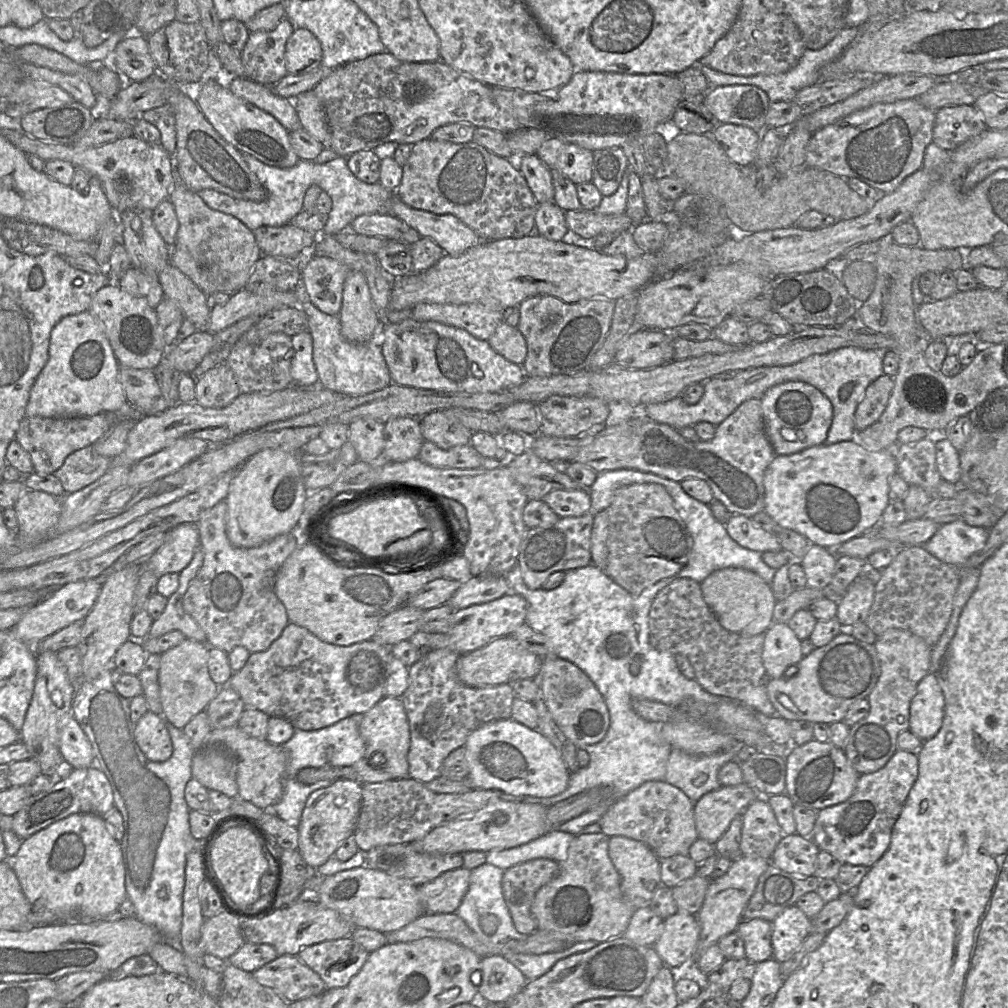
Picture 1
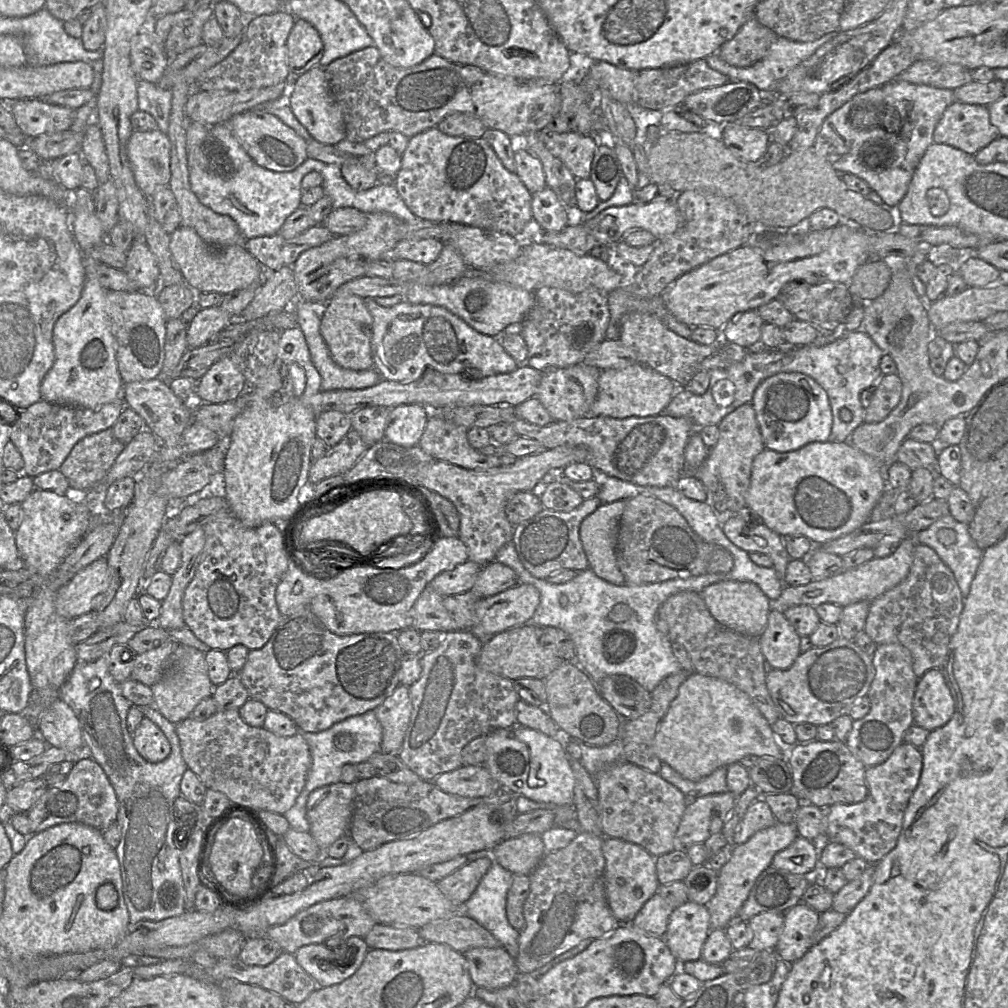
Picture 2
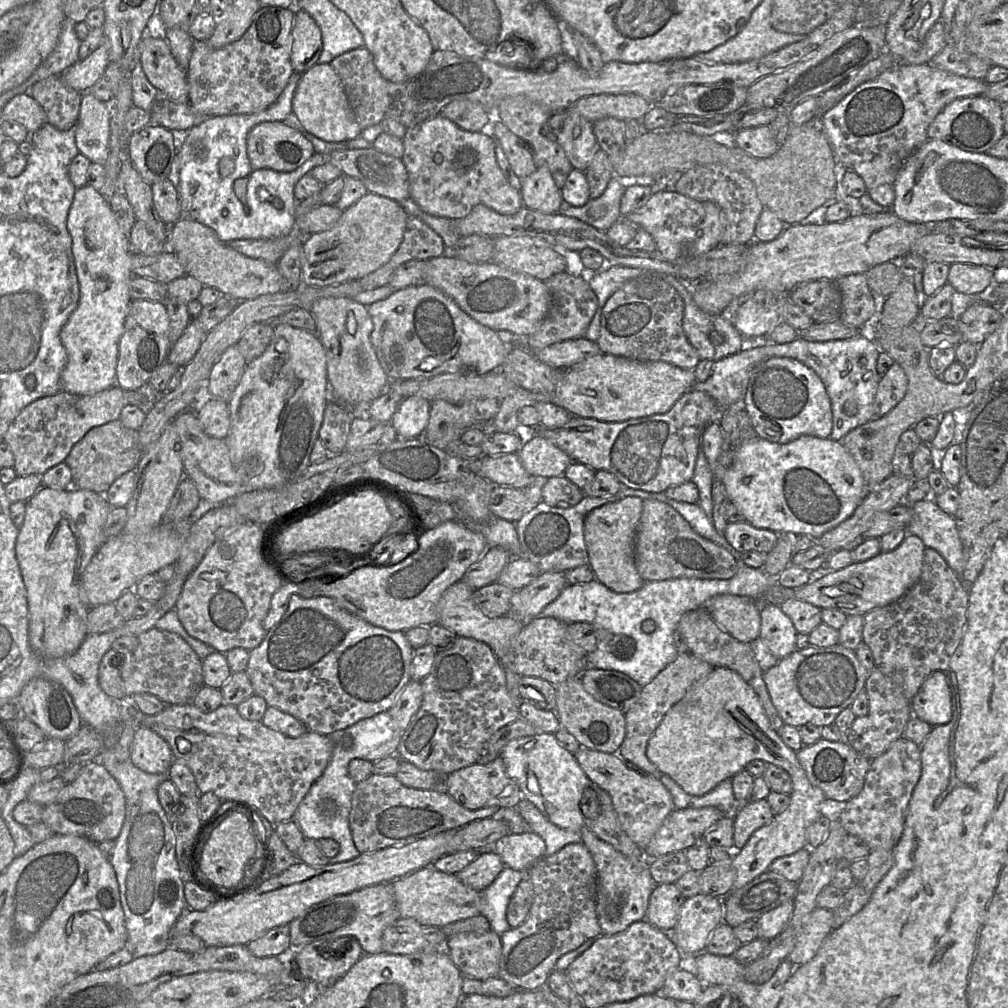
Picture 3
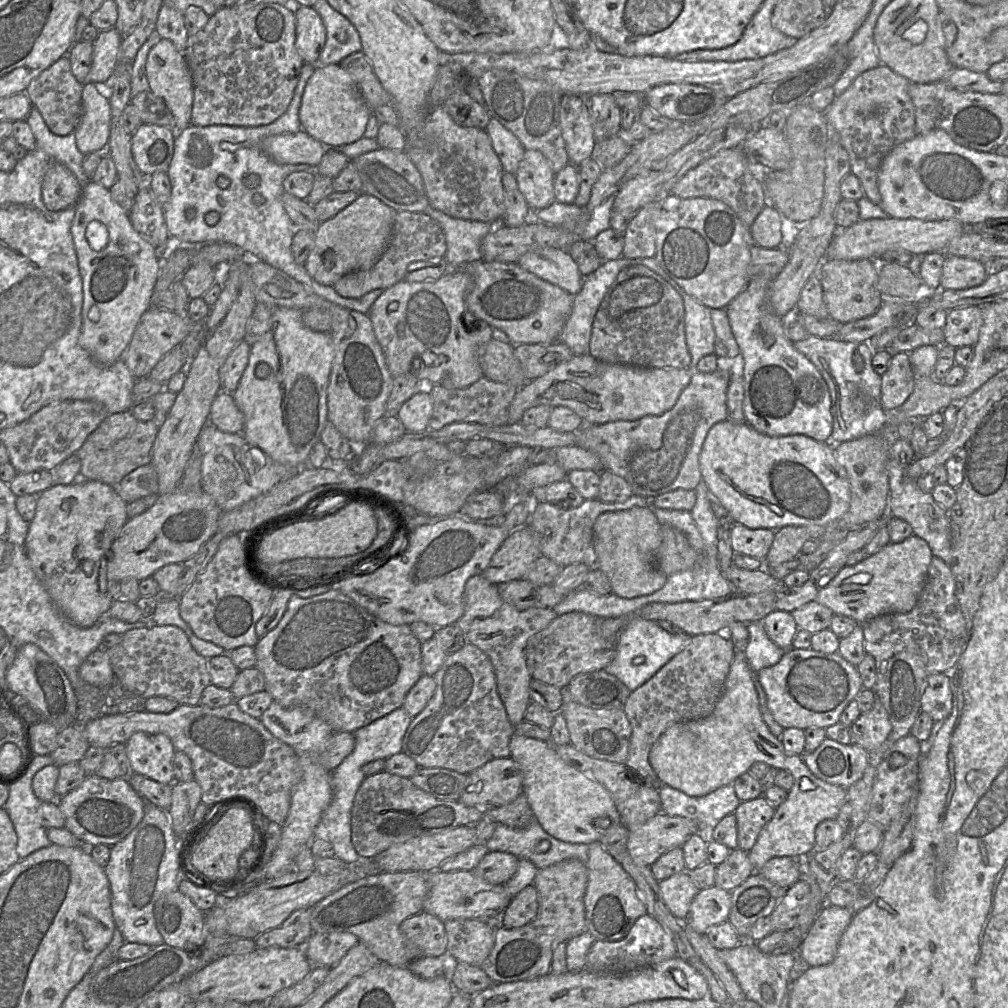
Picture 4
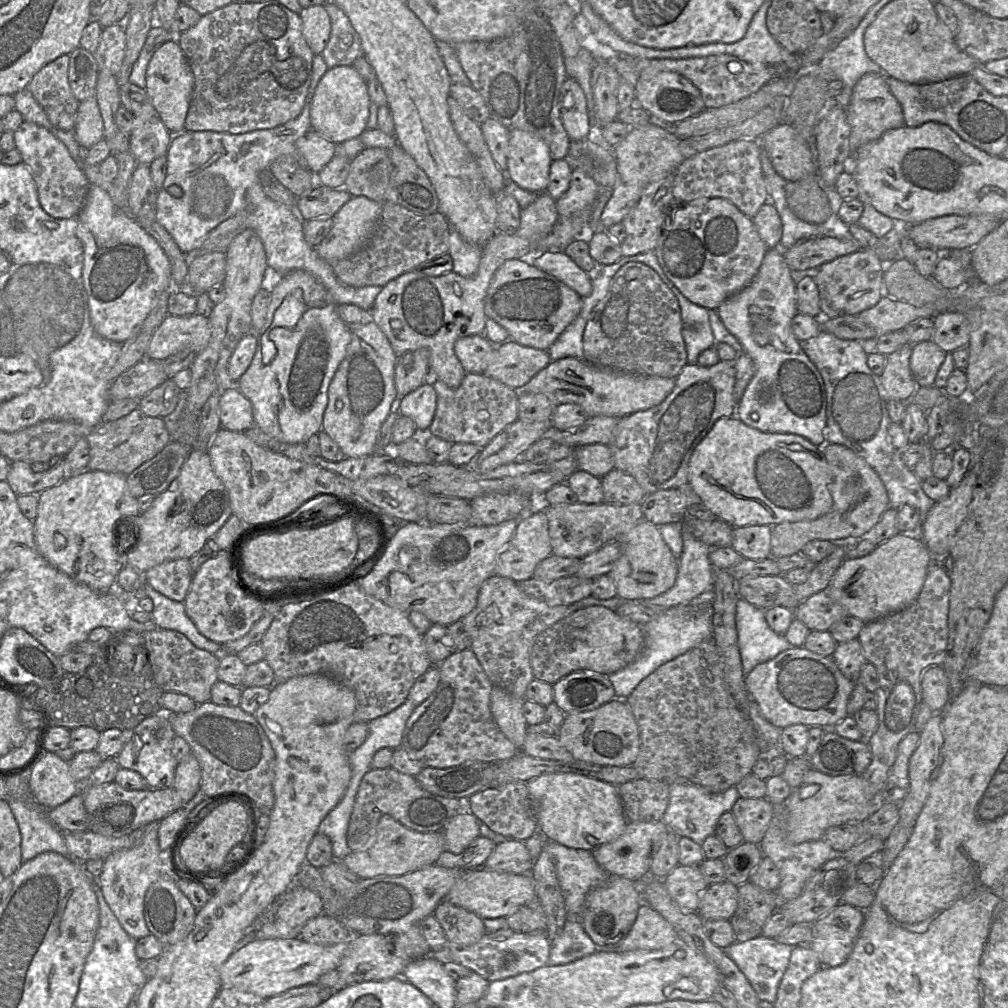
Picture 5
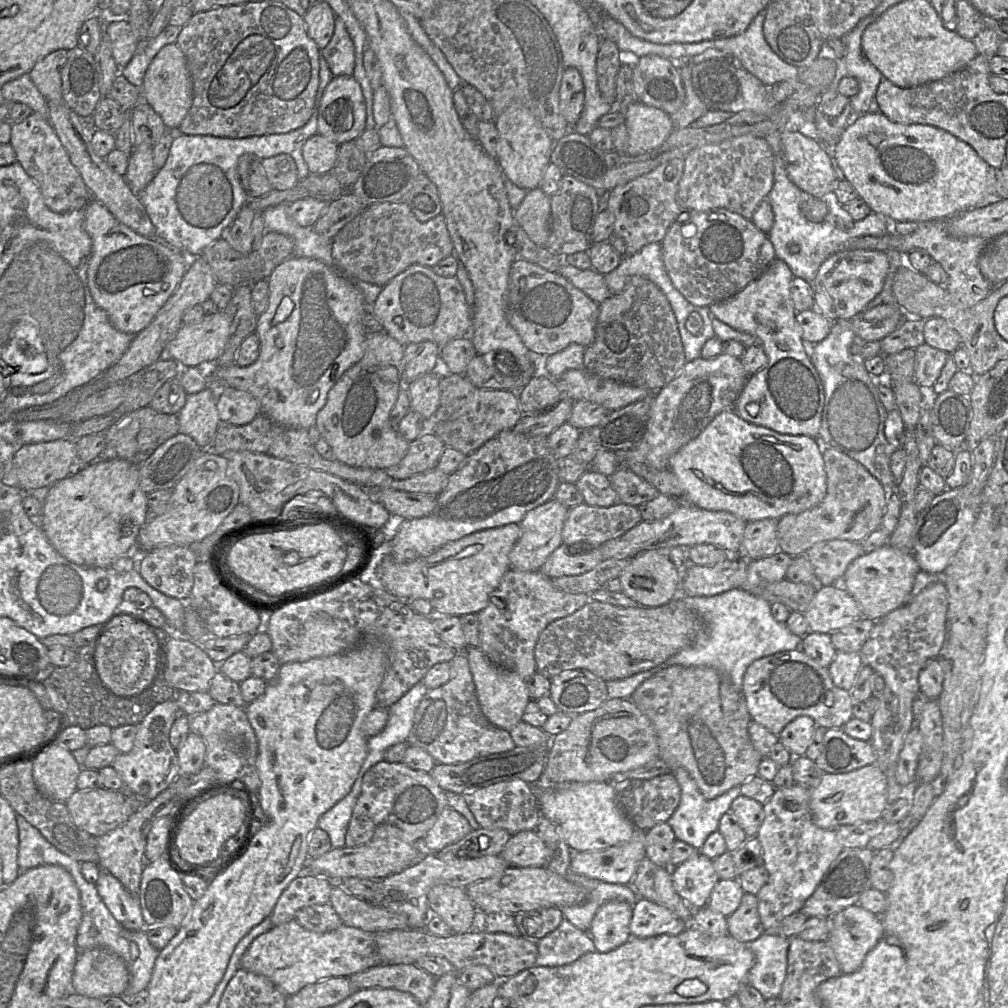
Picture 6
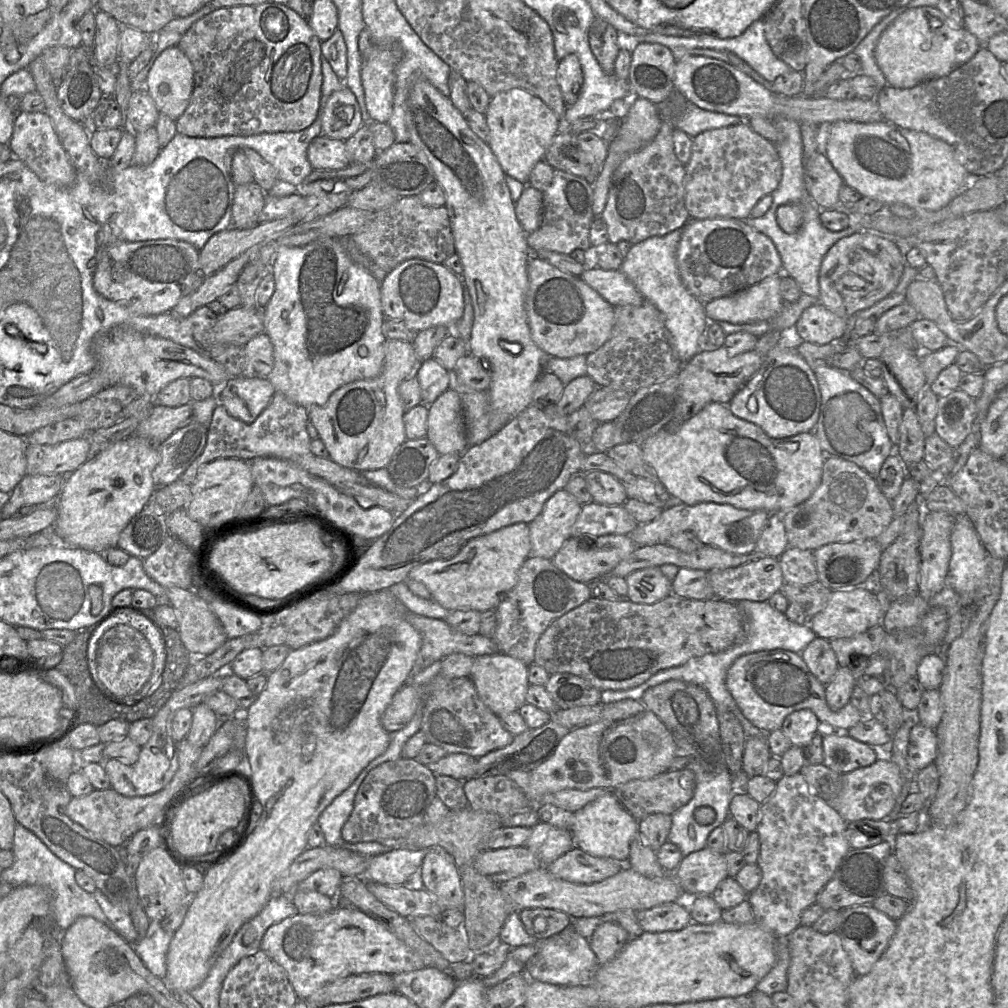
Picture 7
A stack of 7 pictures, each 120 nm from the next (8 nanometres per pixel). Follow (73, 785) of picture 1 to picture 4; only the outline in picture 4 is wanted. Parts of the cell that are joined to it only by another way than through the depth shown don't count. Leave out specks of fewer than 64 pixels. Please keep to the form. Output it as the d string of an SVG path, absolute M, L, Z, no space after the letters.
M88 774L77 788L58 800L65 817L65 828L79 838L87 847L104 844L112 847L128 836L144 817L145 799L129 784L126 778L108 780L96 774Z

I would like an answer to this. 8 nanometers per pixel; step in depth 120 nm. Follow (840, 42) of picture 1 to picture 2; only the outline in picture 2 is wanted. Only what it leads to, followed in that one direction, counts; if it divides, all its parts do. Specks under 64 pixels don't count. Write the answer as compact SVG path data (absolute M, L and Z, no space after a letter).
M839 31L826 34L809 42L799 42L779 37L769 48L766 56L749 67L736 67L725 62L717 53L708 56L705 61L712 69L726 75L730 82L748 82L755 85L764 95L775 95L777 84L797 65L811 57L824 43L830 41Z

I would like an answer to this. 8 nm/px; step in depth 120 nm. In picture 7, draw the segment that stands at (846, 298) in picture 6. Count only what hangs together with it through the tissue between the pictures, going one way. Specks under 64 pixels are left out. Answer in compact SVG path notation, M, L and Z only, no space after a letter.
M860 231L840 239L821 263L819 303L845 319L873 306L897 287L906 264L904 253L898 240L872 231Z

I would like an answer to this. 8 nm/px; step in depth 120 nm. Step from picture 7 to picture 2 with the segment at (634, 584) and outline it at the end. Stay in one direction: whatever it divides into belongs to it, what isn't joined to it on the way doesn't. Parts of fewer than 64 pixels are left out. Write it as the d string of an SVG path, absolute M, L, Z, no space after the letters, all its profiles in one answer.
M626 501L602 504L580 526L580 538L589 568L601 579L623 586L624 575L617 563L617 533Z

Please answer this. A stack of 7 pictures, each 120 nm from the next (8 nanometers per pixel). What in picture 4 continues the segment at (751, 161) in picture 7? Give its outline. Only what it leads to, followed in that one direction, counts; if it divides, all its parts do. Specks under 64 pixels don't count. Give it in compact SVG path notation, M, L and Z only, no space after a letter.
M741 147L722 149L690 169L672 187L671 193L683 199L705 197L722 201L749 228L766 205L763 184L750 172L748 157Z

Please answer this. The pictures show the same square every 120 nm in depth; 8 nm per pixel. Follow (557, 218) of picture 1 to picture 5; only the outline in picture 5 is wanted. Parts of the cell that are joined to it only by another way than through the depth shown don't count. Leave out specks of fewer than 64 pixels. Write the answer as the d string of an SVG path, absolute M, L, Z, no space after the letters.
M519 129L510 131L506 168L509 181L530 192L546 192L552 160L541 138Z

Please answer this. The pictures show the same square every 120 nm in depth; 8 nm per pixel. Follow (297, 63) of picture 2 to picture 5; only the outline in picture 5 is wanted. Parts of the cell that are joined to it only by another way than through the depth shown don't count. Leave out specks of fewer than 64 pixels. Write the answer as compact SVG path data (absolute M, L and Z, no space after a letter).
M323 5L303 8L299 13L302 20L302 33L314 55L325 49L331 34L331 21Z

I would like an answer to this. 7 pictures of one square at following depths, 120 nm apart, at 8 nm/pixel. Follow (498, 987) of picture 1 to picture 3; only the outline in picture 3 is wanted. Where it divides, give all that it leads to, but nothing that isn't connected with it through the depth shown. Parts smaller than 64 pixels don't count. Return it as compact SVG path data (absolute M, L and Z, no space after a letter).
M492 930L484 934L460 933L450 936L445 951L463 976L478 980L498 976L502 943L500 936Z

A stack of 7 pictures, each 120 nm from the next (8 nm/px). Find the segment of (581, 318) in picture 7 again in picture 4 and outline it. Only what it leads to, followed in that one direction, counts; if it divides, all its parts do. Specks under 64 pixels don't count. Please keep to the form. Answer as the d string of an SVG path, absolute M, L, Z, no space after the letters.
M476 260L456 270L466 271L473 278L473 287L466 296L471 313L491 327L503 331L512 345L550 344L557 341L573 308L571 295L523 269L517 262Z

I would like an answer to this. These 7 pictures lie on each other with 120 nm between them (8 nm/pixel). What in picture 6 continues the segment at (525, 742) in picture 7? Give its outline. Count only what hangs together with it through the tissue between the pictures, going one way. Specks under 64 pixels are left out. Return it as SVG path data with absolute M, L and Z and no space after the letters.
M550 745L516 746L507 752L474 758L464 763L454 765L436 763L430 775L444 791L463 795L500 782L513 780L523 780L534 785L544 772L549 753Z

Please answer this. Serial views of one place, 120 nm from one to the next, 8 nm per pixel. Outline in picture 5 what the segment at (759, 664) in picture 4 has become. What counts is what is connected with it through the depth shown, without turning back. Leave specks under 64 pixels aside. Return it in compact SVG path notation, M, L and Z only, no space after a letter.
M741 597L736 605L736 629L744 675L749 674L758 664L769 661L792 647L785 635L778 634L770 628L766 621L765 610Z

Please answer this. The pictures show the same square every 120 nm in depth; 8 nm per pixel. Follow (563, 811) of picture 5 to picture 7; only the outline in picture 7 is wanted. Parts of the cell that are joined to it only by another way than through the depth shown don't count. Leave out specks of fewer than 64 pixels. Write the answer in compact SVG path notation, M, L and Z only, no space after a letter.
M612 791L574 813L571 832L576 847L596 857L607 857L627 863L630 844L640 833L639 822L621 805Z

